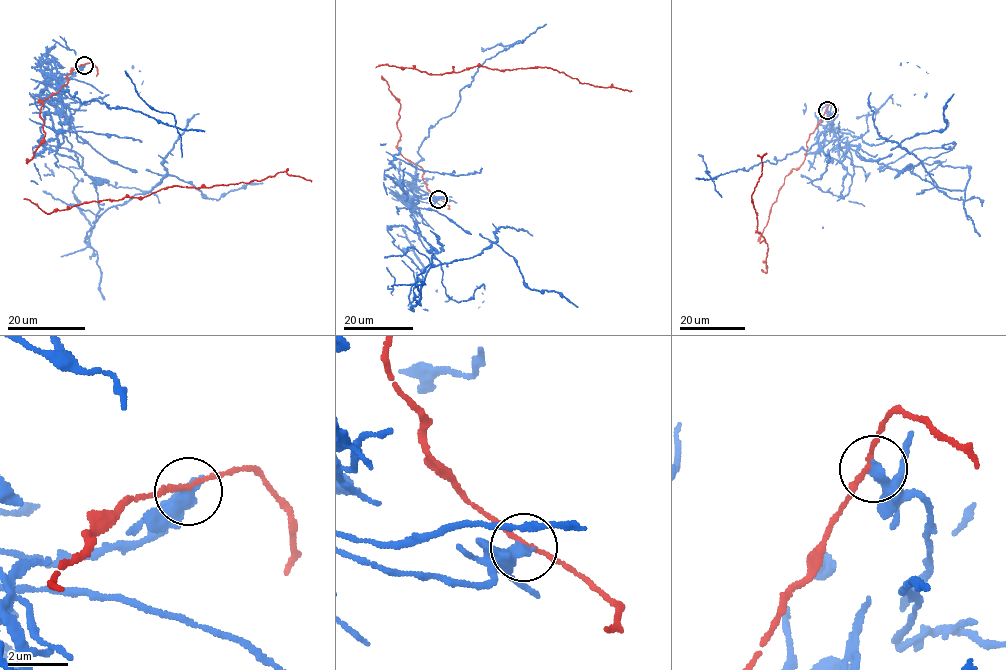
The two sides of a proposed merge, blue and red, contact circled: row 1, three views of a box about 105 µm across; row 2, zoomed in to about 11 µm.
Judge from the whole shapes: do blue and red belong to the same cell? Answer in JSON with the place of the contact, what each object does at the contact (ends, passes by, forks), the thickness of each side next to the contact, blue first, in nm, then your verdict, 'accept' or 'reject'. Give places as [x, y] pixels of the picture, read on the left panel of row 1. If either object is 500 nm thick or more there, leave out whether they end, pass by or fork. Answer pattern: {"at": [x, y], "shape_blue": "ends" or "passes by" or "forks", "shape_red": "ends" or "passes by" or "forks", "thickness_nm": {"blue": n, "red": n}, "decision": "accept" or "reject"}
{"at": [84, 65], "shape_blue": "ends", "shape_red": "passes by", "thickness_nm": {"blue": 400, "red": 140}, "decision": "reject"}

